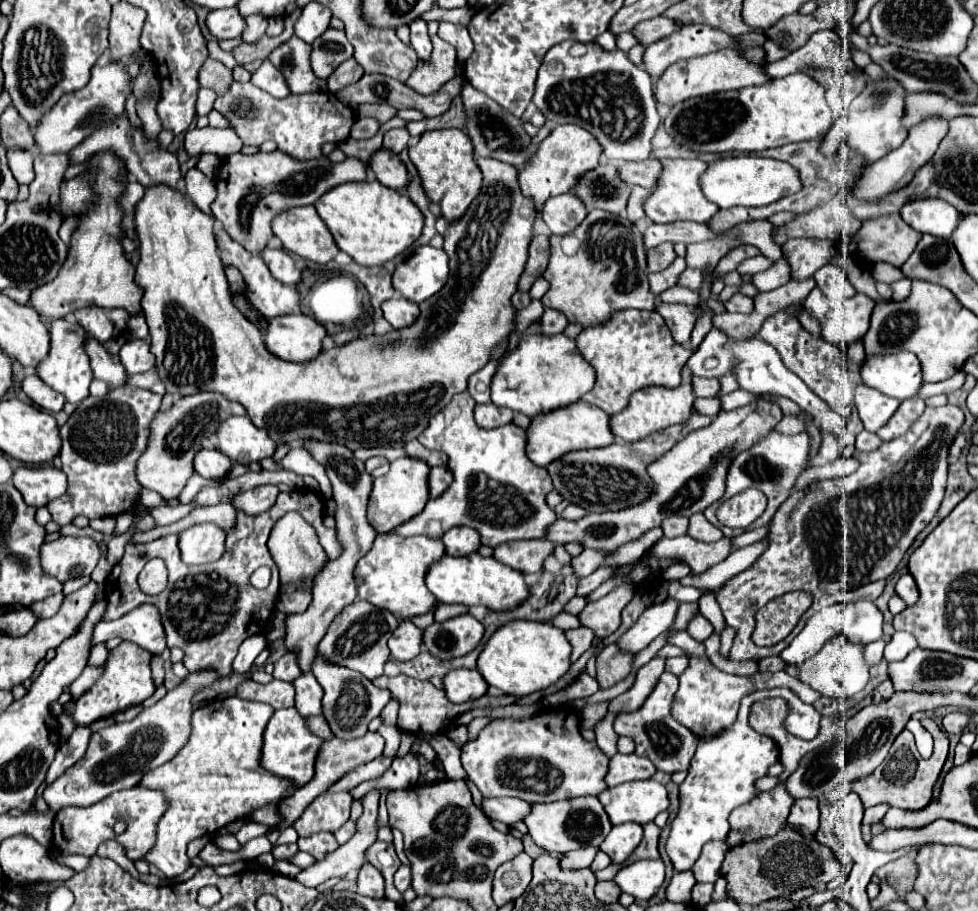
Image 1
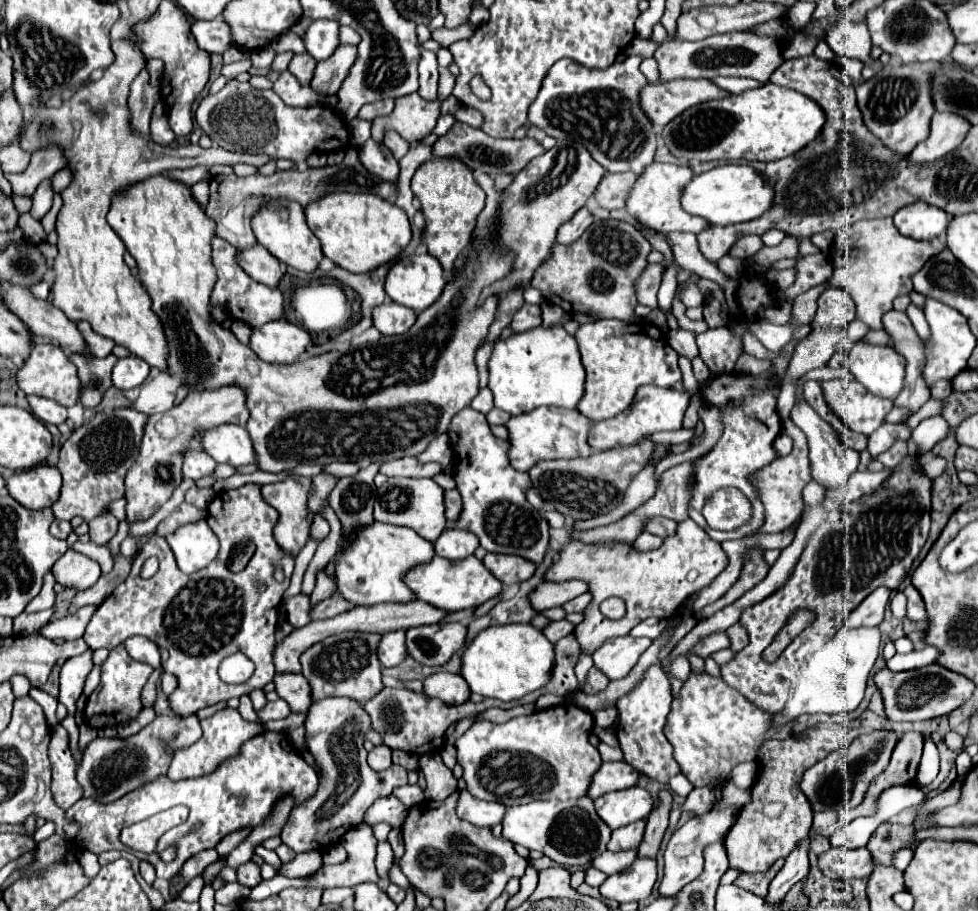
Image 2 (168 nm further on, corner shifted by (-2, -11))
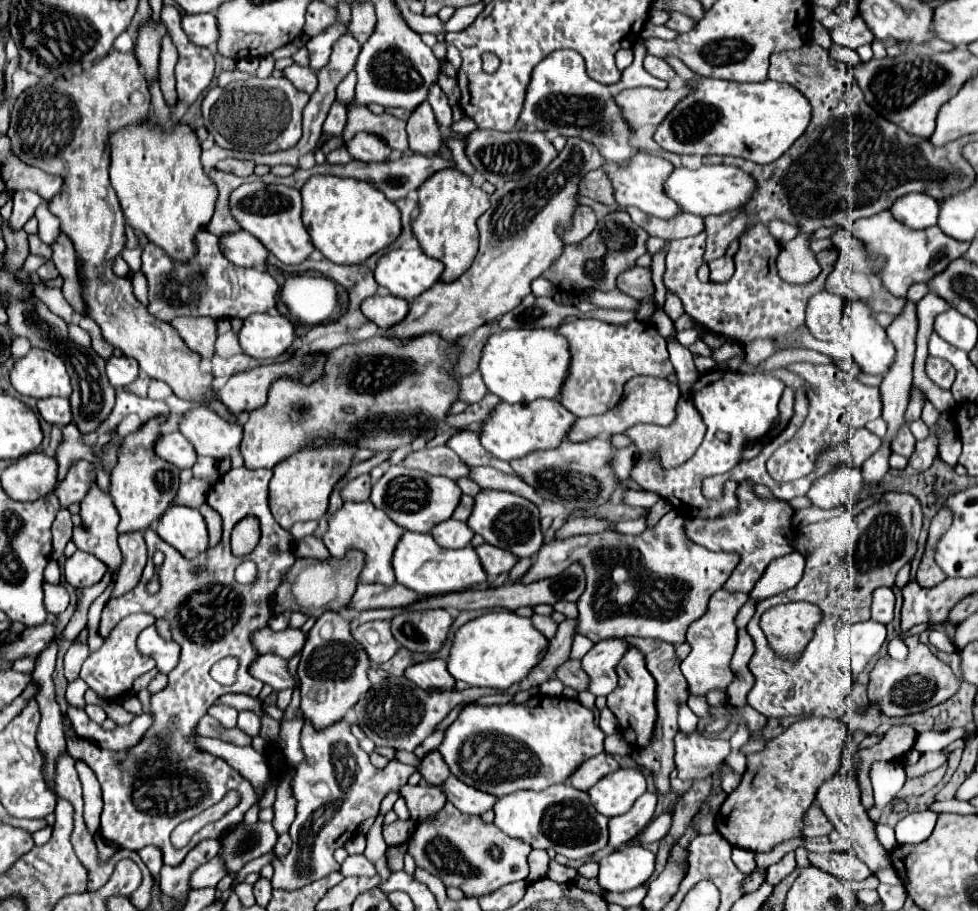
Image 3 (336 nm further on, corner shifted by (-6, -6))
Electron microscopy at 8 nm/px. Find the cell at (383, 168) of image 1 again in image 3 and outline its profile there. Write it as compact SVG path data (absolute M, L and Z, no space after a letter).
M359 132L353 140L345 140L345 148L353 160L361 162L385 162L391 154L391 148L369 132Z

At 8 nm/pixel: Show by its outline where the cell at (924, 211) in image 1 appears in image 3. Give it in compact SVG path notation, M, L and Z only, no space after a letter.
M915 192L913 196L901 196L901 200L897 200L897 204L893 204L893 208L889 210L901 224L923 230L937 224L939 202L931 196L925 196L923 192Z

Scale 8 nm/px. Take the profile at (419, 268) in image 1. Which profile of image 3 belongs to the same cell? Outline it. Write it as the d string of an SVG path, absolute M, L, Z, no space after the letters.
M415 238L405 242L399 250L389 250L387 254L383 254L375 266L377 284L387 288L393 296L399 296L405 300L413 300L415 296L429 290L439 280L439 276L443 272L443 264L439 260L433 260L427 254L423 254L423 250L416 250L418 248L420 246Z

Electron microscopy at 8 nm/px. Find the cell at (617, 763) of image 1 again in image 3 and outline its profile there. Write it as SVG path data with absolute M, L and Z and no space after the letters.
M607 752L597 754L589 760L585 760L585 764L581 764L581 768L577 768L577 772L573 772L573 776L569 778L569 784L577 790L589 790L597 780L601 780L603 776L607 776L609 772L617 770L619 764L615 762L615 758Z

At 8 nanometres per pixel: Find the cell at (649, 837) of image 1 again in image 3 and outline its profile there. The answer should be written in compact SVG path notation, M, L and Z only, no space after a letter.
M627 636L625 642L629 642L631 646L637 646L643 654L645 654L645 660L647 660L647 668L651 672L651 676L657 680L657 728L653 732L653 740L649 740L649 746L645 748L635 748L631 752L631 758L653 772L653 778L655 778L655 786L659 792L669 792L671 786L669 786L669 774L671 770L675 768L675 762L673 762L673 738L675 734L679 732L679 724L677 724L677 710L681 704L687 702L689 698L689 688L687 688L687 680L685 676L681 674L679 670L679 660L675 656L675 646L669 644L669 642L663 642L663 640L649 640L649 638L633 638L633 636Z

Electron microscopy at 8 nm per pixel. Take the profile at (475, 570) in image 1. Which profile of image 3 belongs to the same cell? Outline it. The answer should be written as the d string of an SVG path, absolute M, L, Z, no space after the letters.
M403 532L397 548L393 552L393 572L395 580L419 594L437 594L437 592L459 592L467 586L481 584L487 580L487 574L475 554L473 546L461 550L445 550L441 548L431 534L413 534Z

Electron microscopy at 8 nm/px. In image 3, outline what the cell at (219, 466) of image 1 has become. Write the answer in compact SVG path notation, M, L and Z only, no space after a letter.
M169 432L161 434L155 442L155 454L177 468L191 468L197 460L197 454L193 452L193 446L181 432Z

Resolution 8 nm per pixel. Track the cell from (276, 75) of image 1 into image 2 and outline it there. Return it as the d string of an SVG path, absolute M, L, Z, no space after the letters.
M283 71L279 75L279 79L273 83L273 91L289 107L311 107L311 105L319 105L325 101L325 97L317 95L311 87L299 85L299 81L289 71Z

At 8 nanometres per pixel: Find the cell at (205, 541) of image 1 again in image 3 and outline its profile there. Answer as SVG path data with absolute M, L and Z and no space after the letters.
M173 504L159 520L155 532L185 558L195 558L209 548L207 526L197 508Z

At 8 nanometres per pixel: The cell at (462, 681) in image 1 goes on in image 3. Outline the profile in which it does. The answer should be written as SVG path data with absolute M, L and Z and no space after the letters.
M441 658L425 660L419 664L413 664L405 670L405 678L415 682L417 686L425 690L453 690L455 678L447 672L447 664Z

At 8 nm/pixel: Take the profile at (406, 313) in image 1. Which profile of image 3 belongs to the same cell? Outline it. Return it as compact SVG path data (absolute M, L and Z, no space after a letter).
M391 294L387 296L369 296L361 302L361 312L367 320L375 322L381 330L389 330L393 324L401 322L405 314L409 312L409 302L395 298Z

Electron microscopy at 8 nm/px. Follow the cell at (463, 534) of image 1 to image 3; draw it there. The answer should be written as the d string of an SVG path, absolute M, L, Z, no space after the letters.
M449 518L445 522L435 524L431 528L431 536L443 548L465 548L473 538L473 530L465 522Z

